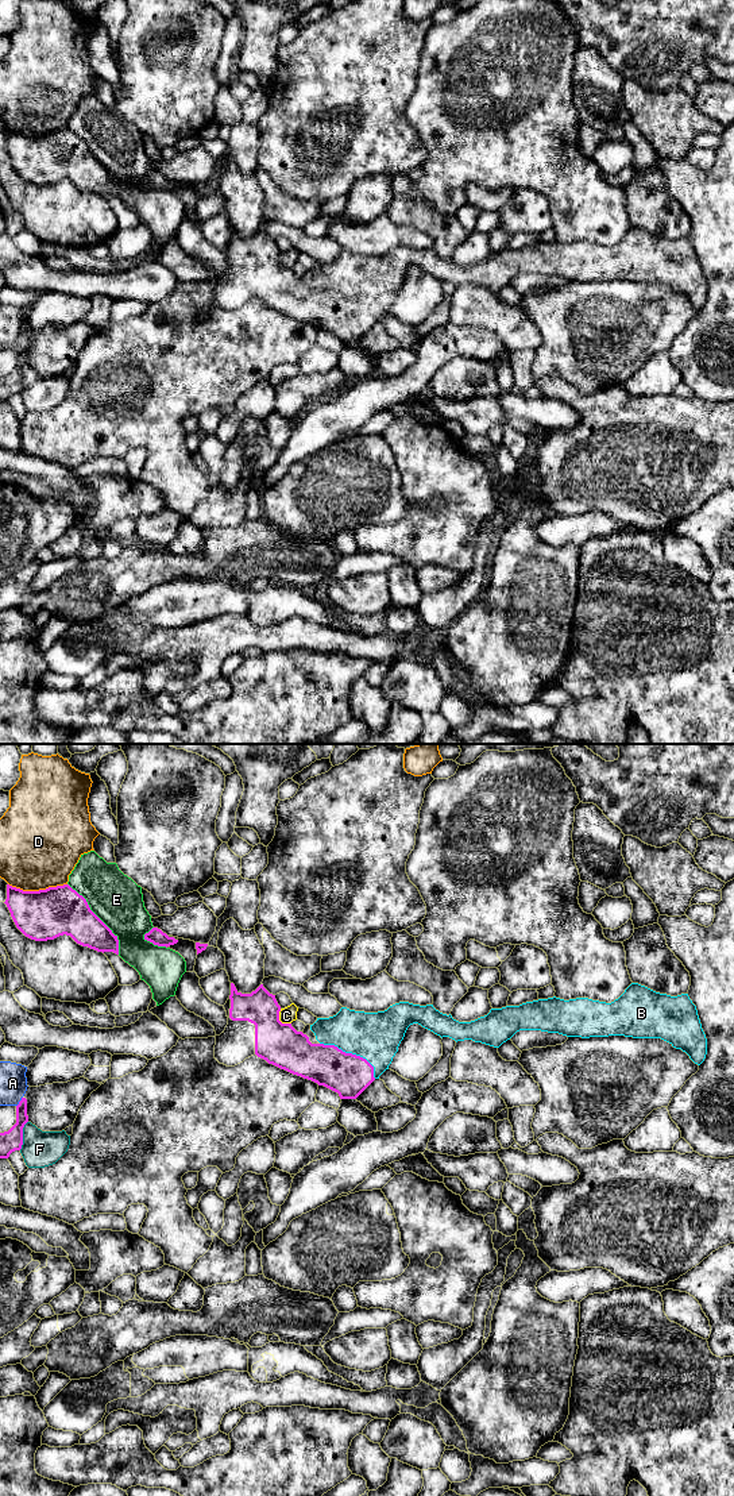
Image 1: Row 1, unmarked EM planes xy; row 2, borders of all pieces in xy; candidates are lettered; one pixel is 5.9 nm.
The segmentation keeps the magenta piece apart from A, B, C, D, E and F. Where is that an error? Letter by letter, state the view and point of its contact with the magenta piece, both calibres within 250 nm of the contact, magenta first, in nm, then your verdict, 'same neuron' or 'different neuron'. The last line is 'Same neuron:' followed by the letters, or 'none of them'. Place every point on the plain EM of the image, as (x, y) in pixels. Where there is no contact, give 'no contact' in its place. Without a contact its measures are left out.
A: xy (19, 346) | 130/160 nm | different neuron
B: xy (351, 297) | 260/280 nm | same neuron
C: xy (278, 263) | 260/100 nm | different neuron
D: xy (39, 134) | 300/480 nm | different neuron
E: xy (99, 162) | 300/300 nm | different neuron
F: xy (22, 380) | 130/220 nm | different neuron
Same neuron: B

